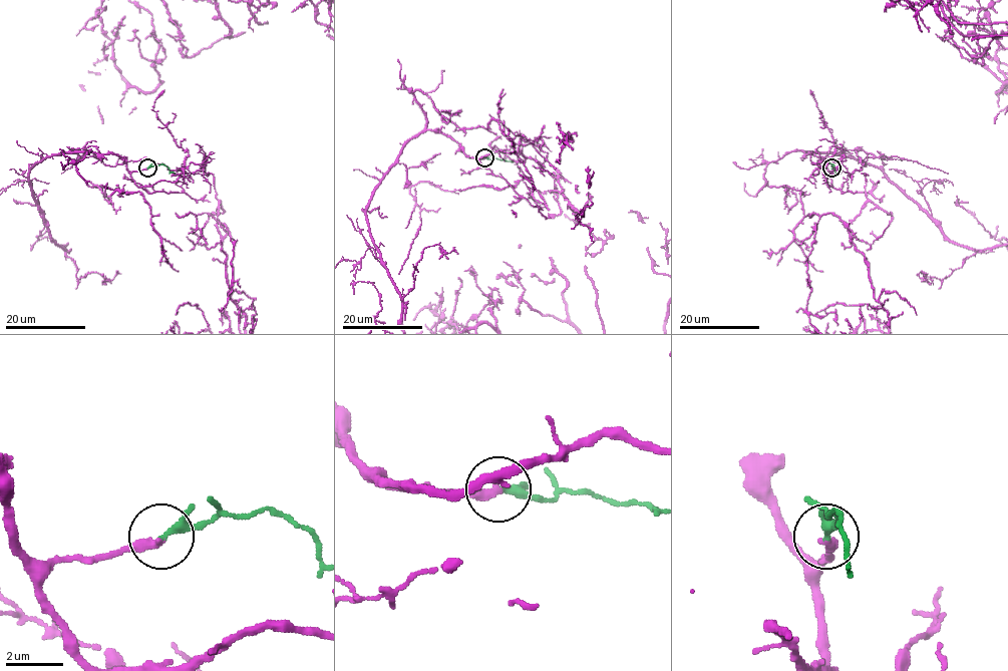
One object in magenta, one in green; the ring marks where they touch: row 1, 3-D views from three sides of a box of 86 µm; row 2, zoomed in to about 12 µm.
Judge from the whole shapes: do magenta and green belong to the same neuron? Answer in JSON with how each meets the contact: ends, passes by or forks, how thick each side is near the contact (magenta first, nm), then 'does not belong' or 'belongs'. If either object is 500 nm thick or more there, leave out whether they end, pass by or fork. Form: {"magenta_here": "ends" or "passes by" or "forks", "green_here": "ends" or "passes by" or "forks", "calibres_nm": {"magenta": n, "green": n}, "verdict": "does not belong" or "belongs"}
{"magenta_here": "ends", "green_here": "passes by", "calibres_nm": {"magenta": 320, "green": 200}, "verdict": "belongs"}

